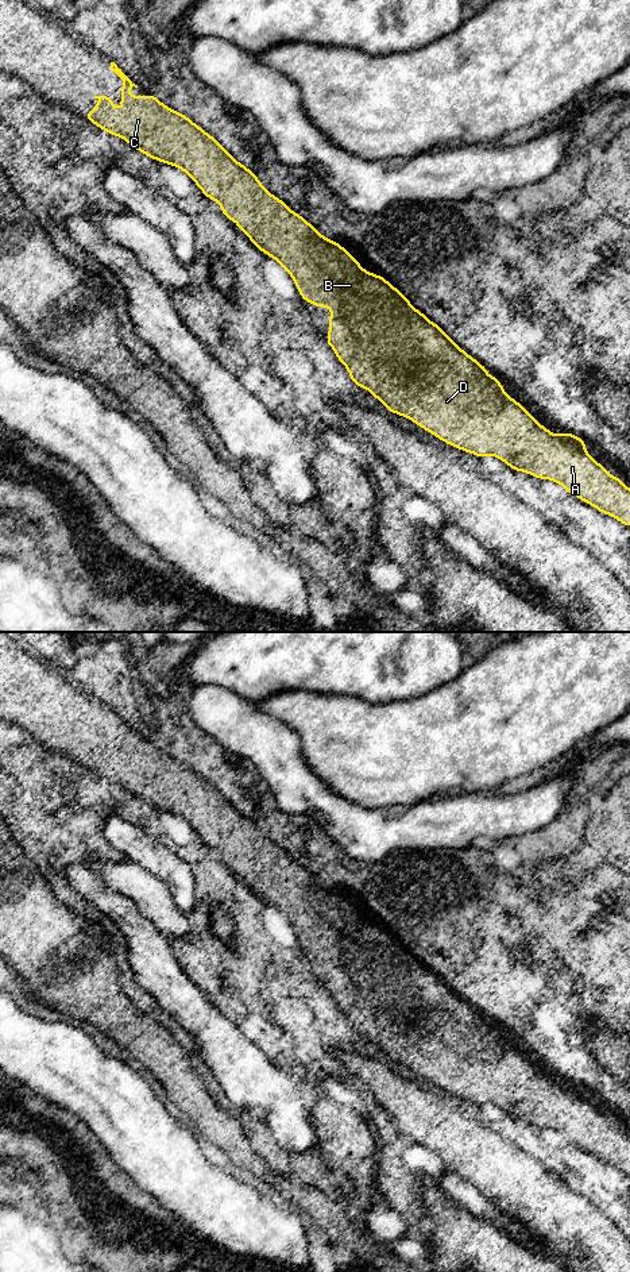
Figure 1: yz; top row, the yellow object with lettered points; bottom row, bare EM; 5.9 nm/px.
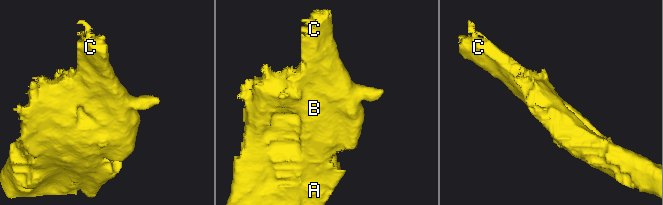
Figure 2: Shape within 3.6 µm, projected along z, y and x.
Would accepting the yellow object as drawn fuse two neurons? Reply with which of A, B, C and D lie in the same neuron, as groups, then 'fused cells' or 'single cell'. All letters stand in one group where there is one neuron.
A B C D; single cell

